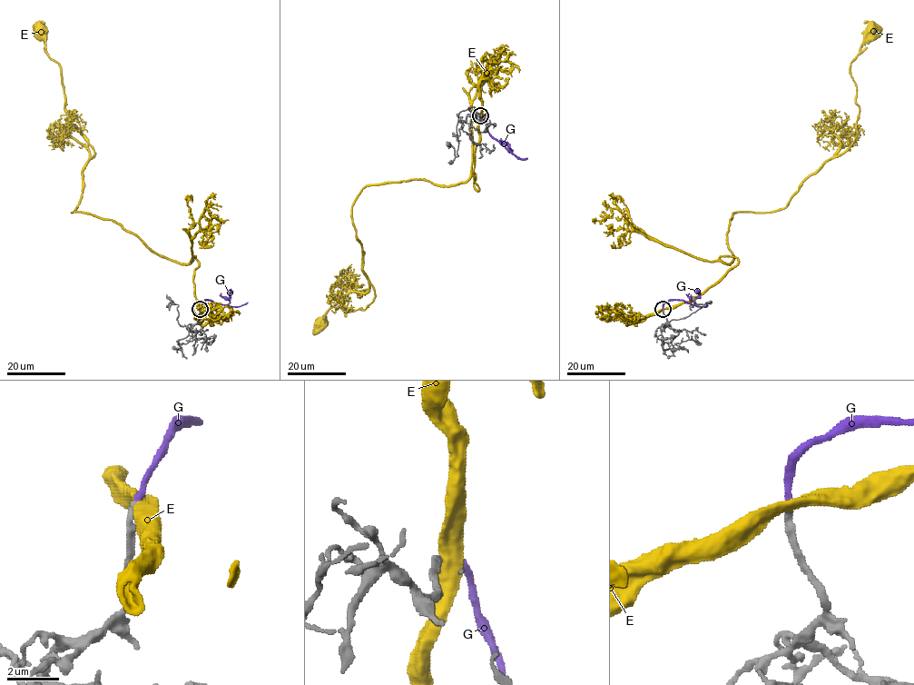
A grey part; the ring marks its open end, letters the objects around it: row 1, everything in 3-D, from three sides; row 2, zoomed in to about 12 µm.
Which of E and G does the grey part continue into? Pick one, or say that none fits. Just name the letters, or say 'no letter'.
G

